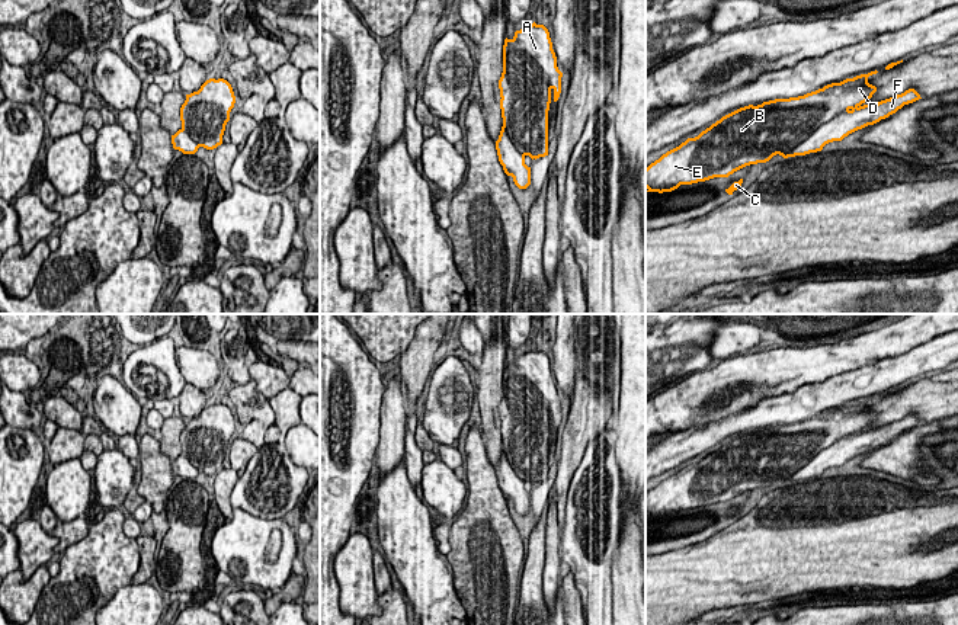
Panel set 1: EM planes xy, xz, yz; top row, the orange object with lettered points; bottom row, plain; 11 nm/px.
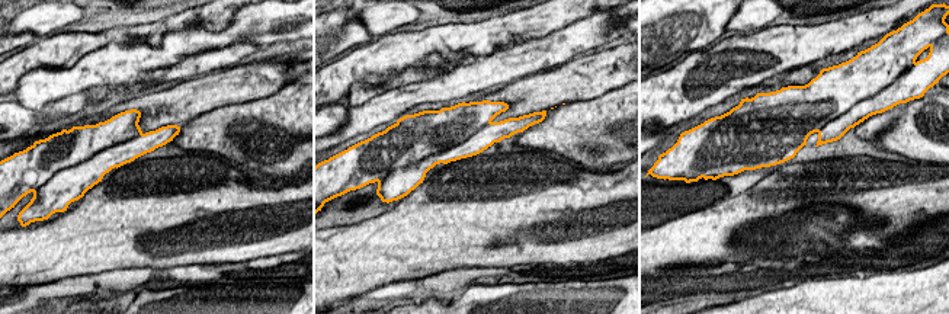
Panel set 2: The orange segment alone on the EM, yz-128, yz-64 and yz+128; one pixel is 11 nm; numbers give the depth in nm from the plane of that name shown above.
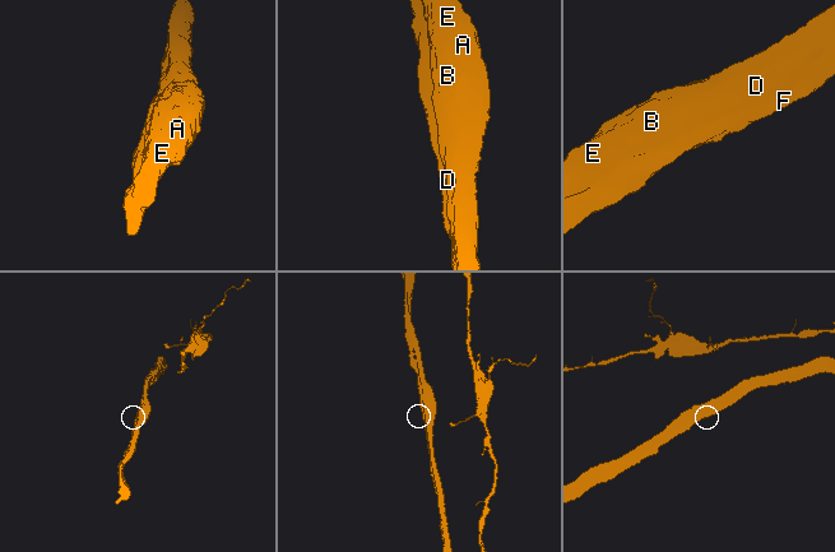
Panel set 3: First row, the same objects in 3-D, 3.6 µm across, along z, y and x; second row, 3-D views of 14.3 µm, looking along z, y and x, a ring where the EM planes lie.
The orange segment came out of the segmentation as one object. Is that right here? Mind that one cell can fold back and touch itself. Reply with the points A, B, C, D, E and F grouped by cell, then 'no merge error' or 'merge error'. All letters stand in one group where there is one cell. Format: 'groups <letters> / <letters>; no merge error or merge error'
groups A B C D E F; no merge error

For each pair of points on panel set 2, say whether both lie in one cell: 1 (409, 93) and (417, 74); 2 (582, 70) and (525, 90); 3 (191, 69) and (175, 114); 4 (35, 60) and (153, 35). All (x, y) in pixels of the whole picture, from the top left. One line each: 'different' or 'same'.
1: different
2: same
3: different
4: same

